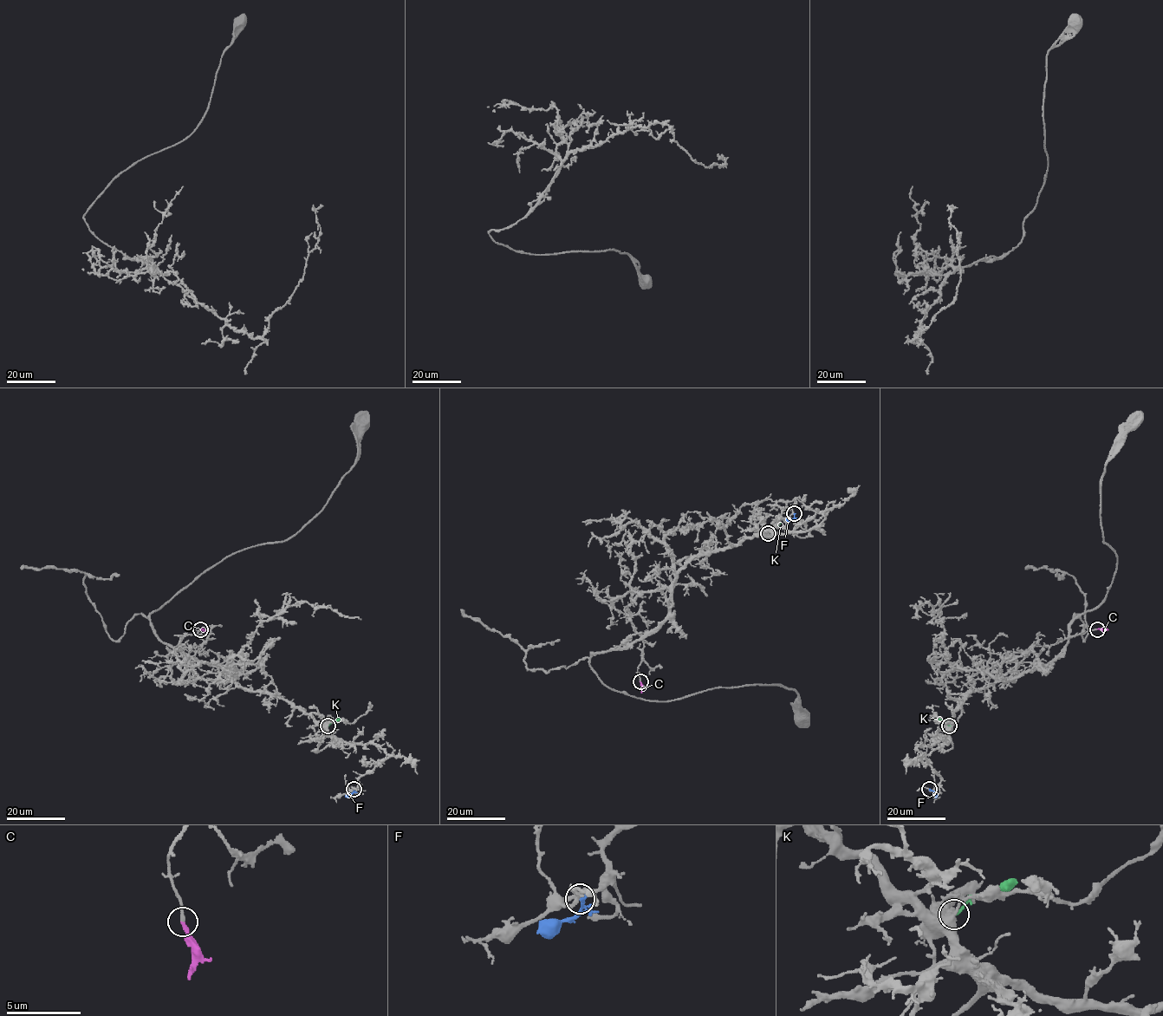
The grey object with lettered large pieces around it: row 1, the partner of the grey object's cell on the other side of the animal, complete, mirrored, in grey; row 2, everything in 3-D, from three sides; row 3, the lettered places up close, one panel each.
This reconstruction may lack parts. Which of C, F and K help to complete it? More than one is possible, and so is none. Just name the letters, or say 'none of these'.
C

